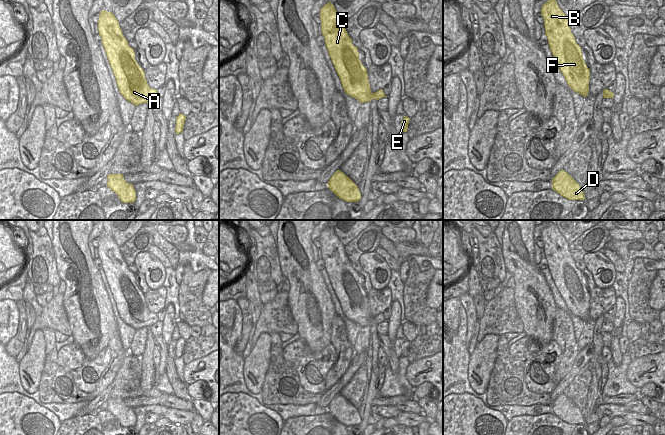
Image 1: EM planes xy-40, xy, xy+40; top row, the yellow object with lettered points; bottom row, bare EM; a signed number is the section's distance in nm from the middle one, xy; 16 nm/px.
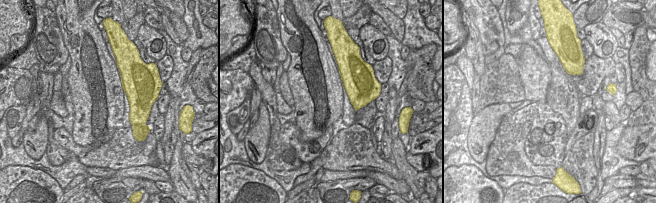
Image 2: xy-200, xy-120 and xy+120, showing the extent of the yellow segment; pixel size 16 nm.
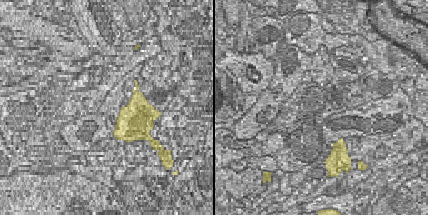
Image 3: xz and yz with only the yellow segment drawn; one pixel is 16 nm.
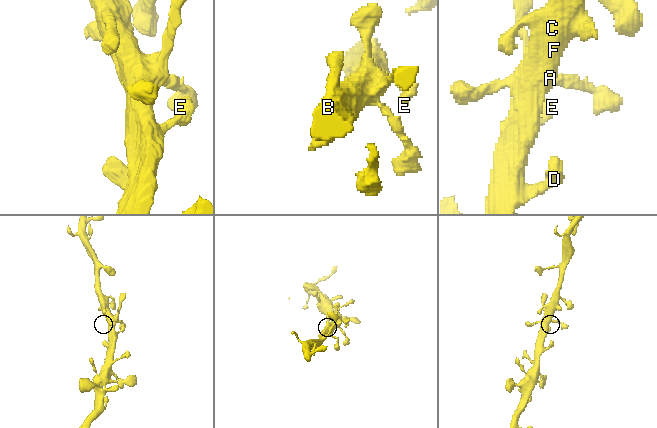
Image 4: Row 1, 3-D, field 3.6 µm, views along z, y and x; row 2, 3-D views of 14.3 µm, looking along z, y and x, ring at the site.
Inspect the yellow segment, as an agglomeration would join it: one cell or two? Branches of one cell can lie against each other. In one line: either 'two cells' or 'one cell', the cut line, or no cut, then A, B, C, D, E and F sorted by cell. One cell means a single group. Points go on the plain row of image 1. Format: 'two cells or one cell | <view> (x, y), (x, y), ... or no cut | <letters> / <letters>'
one cell | no cut | A B C D E F

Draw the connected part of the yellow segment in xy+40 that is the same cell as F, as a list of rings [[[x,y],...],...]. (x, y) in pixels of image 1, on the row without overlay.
[[[554,220],[543,228],[541,239],[548,269],[568,310],[582,320],[588,320],[590,293],[582,282],[581,271],[571,256],[569,244]]]

